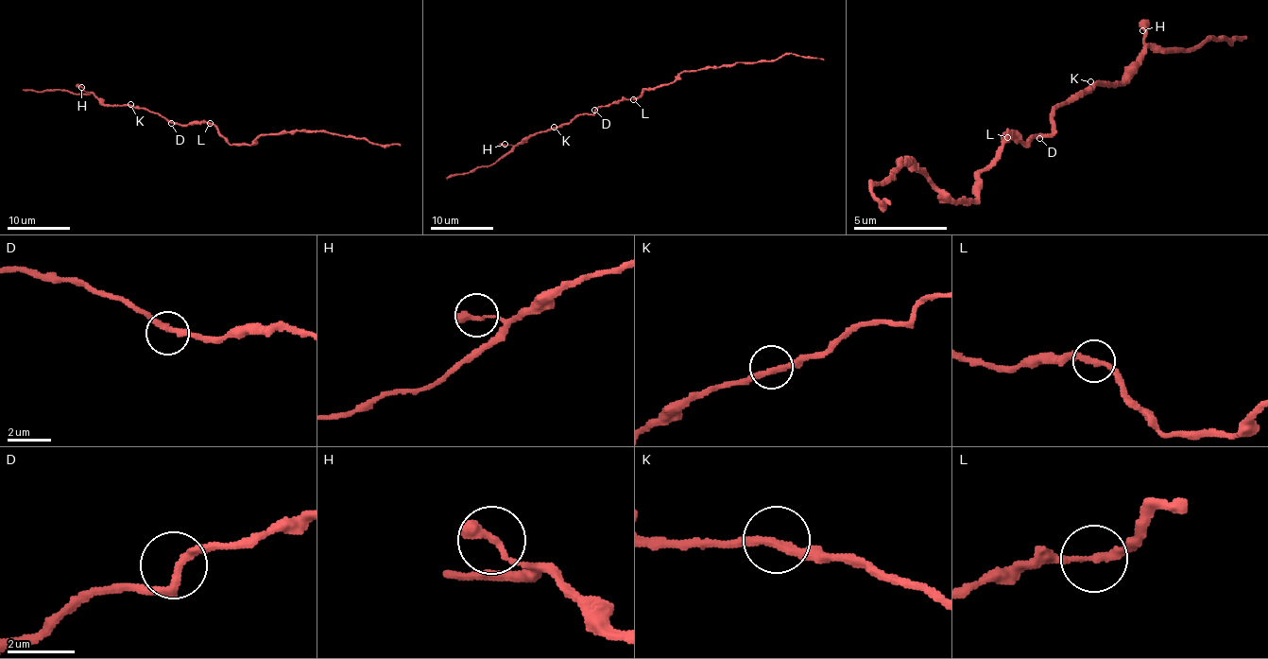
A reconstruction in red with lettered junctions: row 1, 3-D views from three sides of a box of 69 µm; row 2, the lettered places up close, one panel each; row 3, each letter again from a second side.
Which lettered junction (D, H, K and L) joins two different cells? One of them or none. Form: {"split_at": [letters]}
{"split_at": ["L"]}

